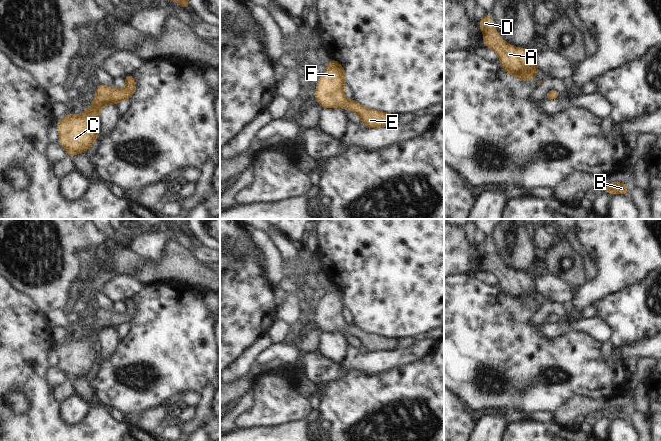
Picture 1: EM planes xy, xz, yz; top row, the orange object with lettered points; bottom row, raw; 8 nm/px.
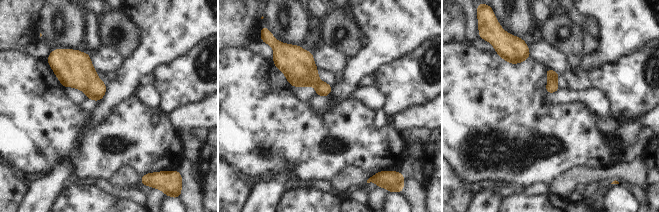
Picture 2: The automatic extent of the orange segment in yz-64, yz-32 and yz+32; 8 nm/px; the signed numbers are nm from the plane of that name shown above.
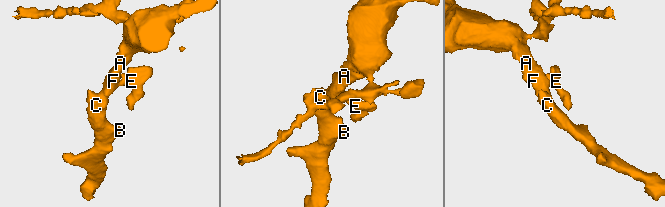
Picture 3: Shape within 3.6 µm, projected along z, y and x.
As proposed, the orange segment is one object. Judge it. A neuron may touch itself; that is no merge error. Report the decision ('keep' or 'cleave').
keep

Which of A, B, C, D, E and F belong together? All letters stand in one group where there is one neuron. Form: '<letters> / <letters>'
A B C D E F

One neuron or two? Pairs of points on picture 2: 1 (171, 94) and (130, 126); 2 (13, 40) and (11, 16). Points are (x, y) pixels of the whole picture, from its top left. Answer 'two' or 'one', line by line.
1: two
2: one

